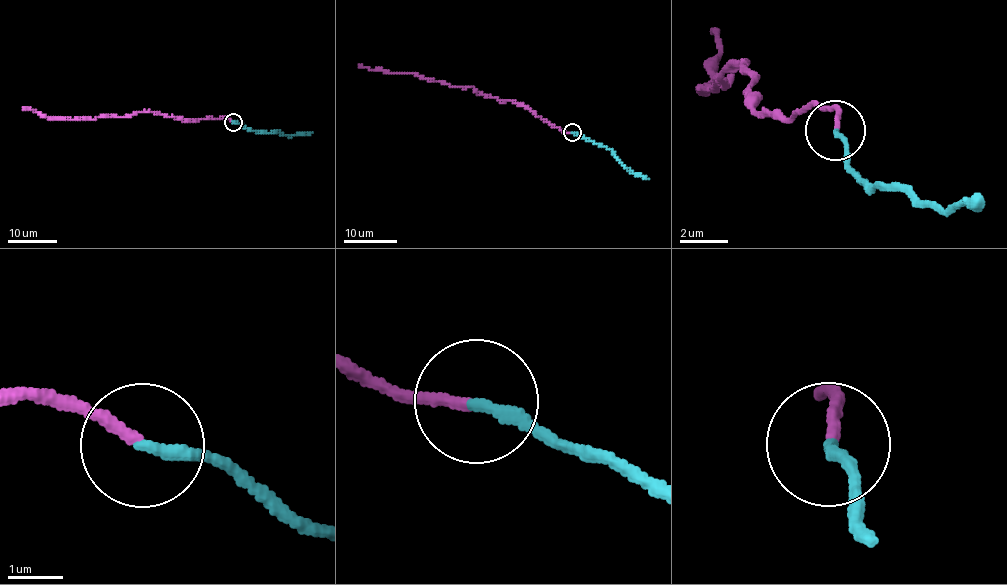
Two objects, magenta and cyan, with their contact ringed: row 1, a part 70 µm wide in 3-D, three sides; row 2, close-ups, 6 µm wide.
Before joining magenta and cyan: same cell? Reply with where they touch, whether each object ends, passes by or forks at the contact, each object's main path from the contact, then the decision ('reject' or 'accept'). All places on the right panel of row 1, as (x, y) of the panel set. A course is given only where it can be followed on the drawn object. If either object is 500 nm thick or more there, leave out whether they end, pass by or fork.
place (835, 130); magenta ends; cyan ends; course magenta (833, 129), (837, 109), (762, 116), (748, 62), (698, 88), (718, 84), (710, 27); course cyan (833, 129), (866, 188), (904, 190), (943, 209), (974, 200); reject

